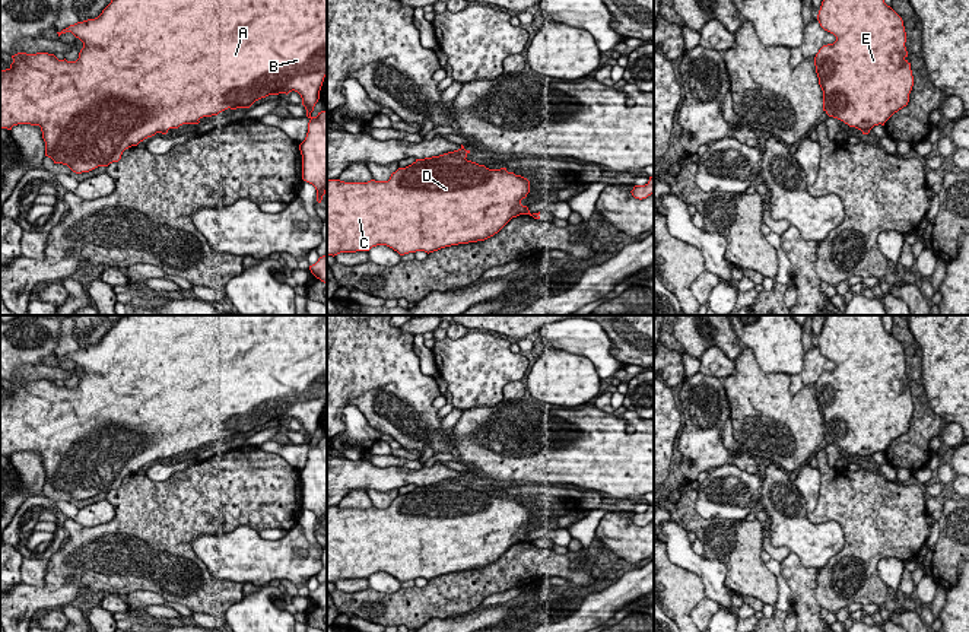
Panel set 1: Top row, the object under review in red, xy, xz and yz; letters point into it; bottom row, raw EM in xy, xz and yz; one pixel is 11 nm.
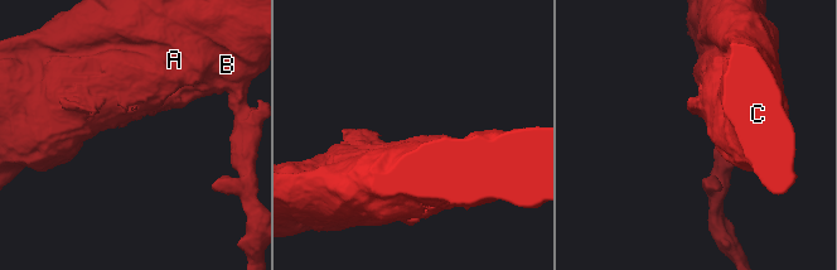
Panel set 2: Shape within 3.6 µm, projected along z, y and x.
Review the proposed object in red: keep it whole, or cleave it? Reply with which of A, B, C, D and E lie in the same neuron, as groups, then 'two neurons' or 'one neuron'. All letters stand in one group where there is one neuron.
A B C D E | one neuron

